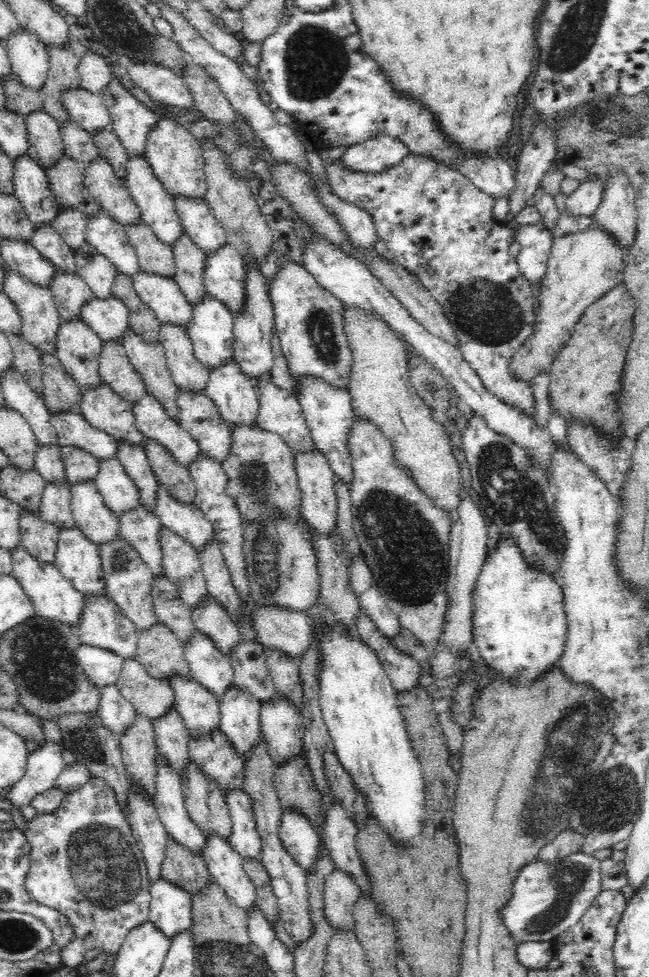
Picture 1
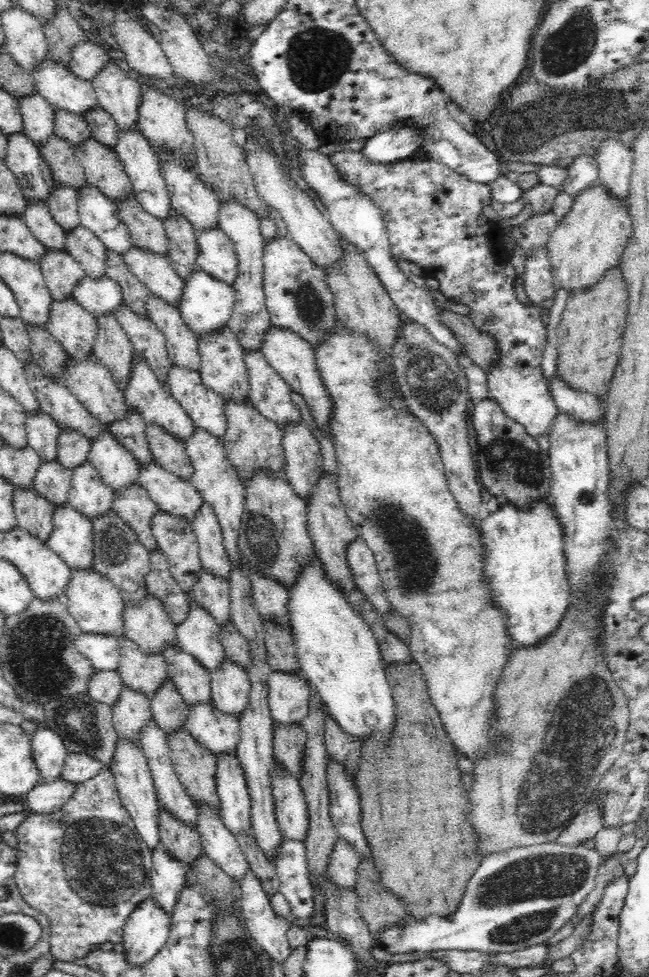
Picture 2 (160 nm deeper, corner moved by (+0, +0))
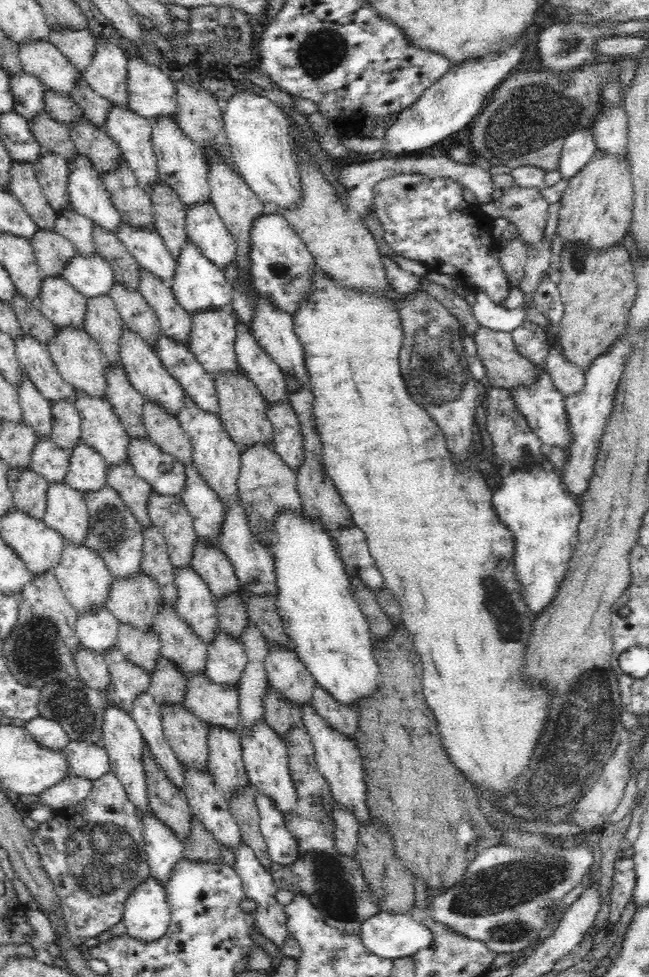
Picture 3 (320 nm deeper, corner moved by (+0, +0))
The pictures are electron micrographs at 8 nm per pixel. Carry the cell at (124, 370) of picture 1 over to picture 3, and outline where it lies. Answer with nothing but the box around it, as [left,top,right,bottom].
[84,294,125,365]

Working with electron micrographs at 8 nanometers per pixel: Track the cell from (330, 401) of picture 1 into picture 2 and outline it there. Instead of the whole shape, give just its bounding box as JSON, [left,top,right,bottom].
[259,326,332,439]

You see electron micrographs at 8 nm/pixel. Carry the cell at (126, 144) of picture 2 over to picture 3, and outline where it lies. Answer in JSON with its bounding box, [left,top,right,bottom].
[104,104,160,194]

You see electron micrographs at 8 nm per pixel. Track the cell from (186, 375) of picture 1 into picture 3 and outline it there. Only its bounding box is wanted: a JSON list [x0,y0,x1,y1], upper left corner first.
[139,269,192,348]

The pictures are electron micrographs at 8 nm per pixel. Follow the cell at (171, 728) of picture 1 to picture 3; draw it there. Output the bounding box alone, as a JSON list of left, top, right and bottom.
[147,655,187,706]

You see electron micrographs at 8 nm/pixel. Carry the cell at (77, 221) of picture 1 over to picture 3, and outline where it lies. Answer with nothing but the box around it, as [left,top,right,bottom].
[33,150,70,214]

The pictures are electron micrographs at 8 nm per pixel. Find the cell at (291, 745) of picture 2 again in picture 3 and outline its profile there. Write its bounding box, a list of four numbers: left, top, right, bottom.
[263,683,304,738]

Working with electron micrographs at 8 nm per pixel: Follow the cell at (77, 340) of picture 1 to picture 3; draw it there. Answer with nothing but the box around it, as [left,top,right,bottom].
[39,275,87,331]

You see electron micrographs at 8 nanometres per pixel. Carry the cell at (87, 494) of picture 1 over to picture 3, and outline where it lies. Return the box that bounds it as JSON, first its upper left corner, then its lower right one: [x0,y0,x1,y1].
[65,439,107,494]

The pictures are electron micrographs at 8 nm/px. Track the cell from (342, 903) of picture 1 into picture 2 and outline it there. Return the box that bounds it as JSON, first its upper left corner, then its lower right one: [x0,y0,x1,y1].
[327,837,360,891]

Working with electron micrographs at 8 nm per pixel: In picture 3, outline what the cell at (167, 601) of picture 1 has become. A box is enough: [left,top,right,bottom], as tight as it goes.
[141,525,178,606]

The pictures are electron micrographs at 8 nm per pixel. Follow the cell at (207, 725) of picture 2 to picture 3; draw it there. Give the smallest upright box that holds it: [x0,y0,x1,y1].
[183,673,240,731]

